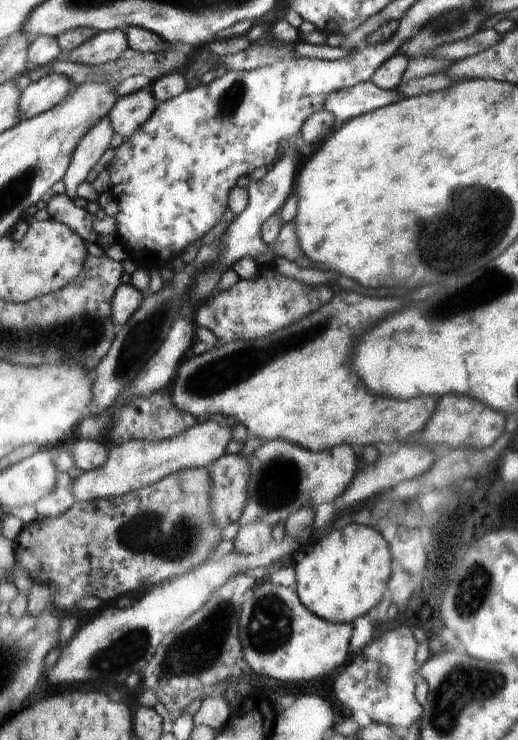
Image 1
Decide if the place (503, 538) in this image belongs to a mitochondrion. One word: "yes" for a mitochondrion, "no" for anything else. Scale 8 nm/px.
no

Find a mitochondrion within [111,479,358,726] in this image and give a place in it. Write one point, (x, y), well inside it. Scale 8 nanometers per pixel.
(199, 649)

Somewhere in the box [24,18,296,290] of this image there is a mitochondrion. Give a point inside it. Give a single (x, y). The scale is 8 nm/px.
(230, 100)

